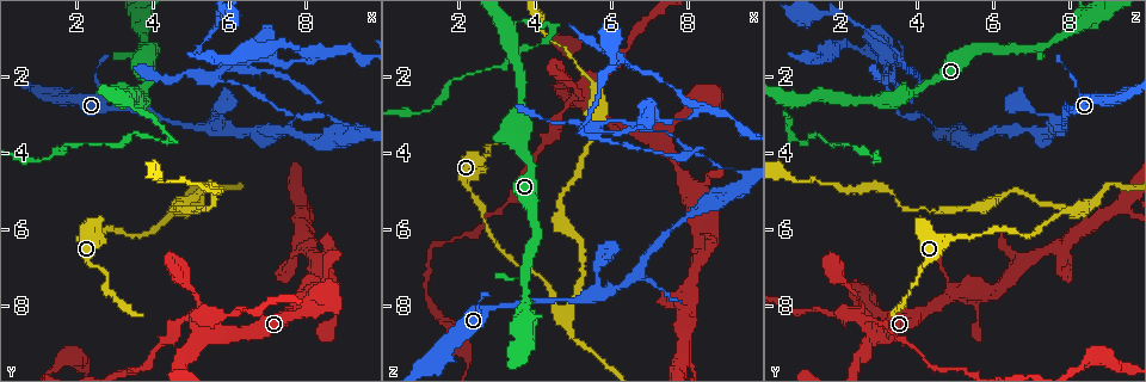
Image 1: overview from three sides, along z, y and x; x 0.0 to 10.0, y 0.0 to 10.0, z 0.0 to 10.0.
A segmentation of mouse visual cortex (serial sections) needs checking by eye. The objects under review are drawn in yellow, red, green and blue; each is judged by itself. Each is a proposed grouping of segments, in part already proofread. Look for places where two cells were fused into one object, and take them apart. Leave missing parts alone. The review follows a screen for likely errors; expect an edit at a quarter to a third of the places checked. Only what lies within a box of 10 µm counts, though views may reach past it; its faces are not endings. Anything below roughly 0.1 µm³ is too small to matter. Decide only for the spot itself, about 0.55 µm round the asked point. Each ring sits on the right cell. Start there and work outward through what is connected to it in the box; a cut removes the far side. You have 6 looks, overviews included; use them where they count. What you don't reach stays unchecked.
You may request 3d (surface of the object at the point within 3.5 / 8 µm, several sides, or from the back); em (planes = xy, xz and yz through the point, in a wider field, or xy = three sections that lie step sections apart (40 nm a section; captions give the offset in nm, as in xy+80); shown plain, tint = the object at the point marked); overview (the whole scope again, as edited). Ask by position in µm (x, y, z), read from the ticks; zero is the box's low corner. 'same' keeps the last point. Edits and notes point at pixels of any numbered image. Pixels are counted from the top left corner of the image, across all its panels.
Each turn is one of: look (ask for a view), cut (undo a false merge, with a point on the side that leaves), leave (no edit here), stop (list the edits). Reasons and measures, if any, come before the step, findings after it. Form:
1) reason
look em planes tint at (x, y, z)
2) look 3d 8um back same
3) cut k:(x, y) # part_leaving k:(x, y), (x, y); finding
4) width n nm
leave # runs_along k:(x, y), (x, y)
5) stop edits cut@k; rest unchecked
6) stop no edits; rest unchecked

abrupt turn
look 3d 8um at (4.50, 3.60, 0.80)

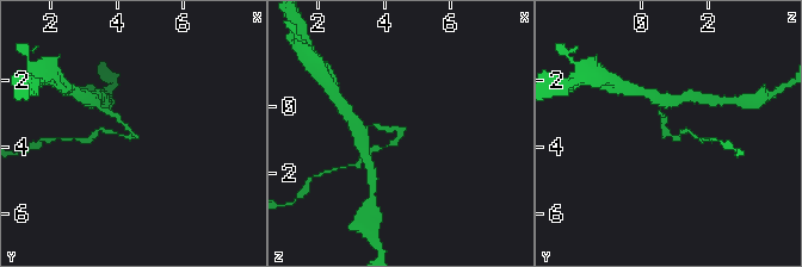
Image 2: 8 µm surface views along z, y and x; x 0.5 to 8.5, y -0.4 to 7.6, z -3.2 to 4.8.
arm_widths 100, 200 nm
look em xy step 1 tint same

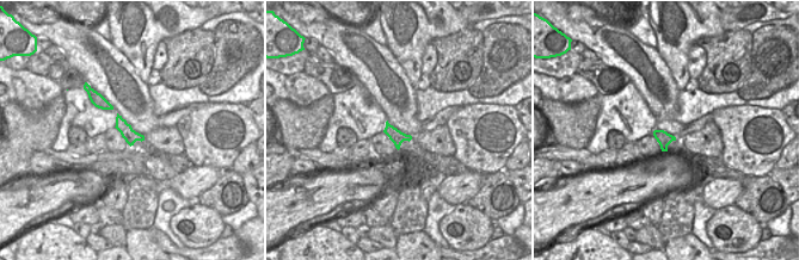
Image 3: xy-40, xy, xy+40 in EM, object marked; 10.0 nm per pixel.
width 140 nm
cut 2:(376, 148) # two cells meet here

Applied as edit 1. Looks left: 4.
see it whole again
look overview

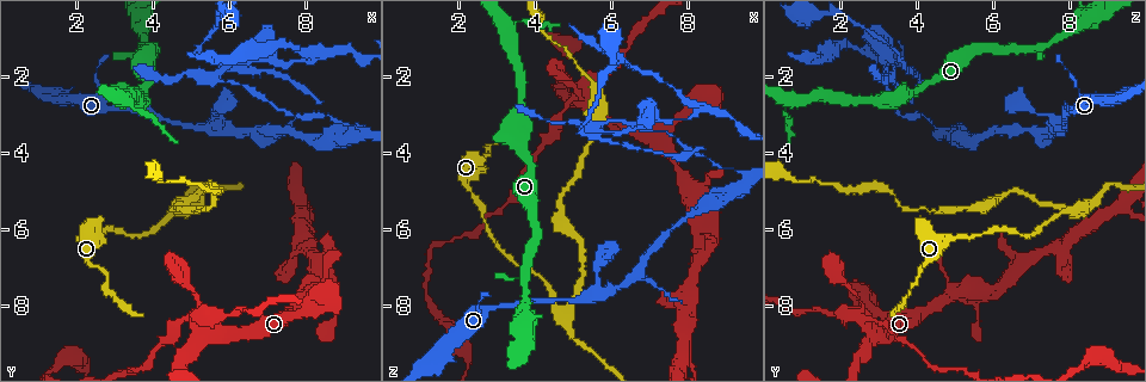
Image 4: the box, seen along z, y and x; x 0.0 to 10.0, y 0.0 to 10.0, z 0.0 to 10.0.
three arms meet
look 3d 3.5um at (4.80, 5.50, 8.15)

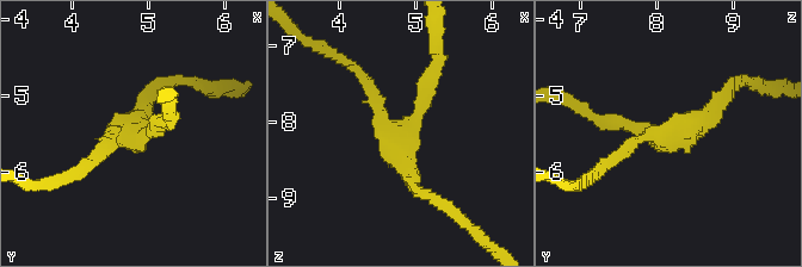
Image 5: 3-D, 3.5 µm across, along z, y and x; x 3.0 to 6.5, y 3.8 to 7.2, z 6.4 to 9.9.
arms 3; arm_widths 150, 200, 250 nm
look em xy step 1 tint at (4.80, 5.50, 8.15)

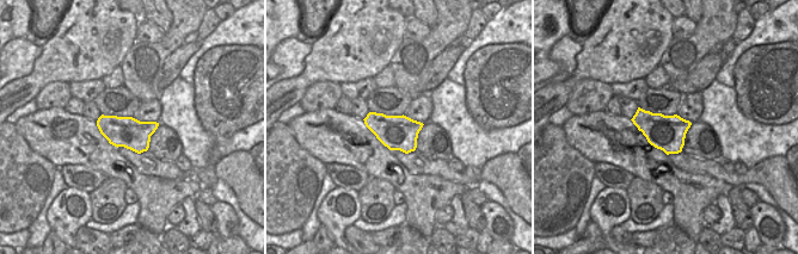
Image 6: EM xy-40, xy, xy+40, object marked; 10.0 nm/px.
cut it another way
look em xy step 3 tint same

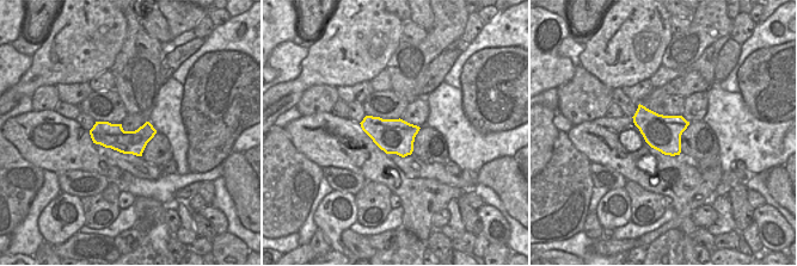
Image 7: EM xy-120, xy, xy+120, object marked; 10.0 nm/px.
leave # runs_along 5:(94, 159), (113, 132), (168, 122); continuous, no second cell

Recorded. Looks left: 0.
stop edits cut@2; rest unchecked

